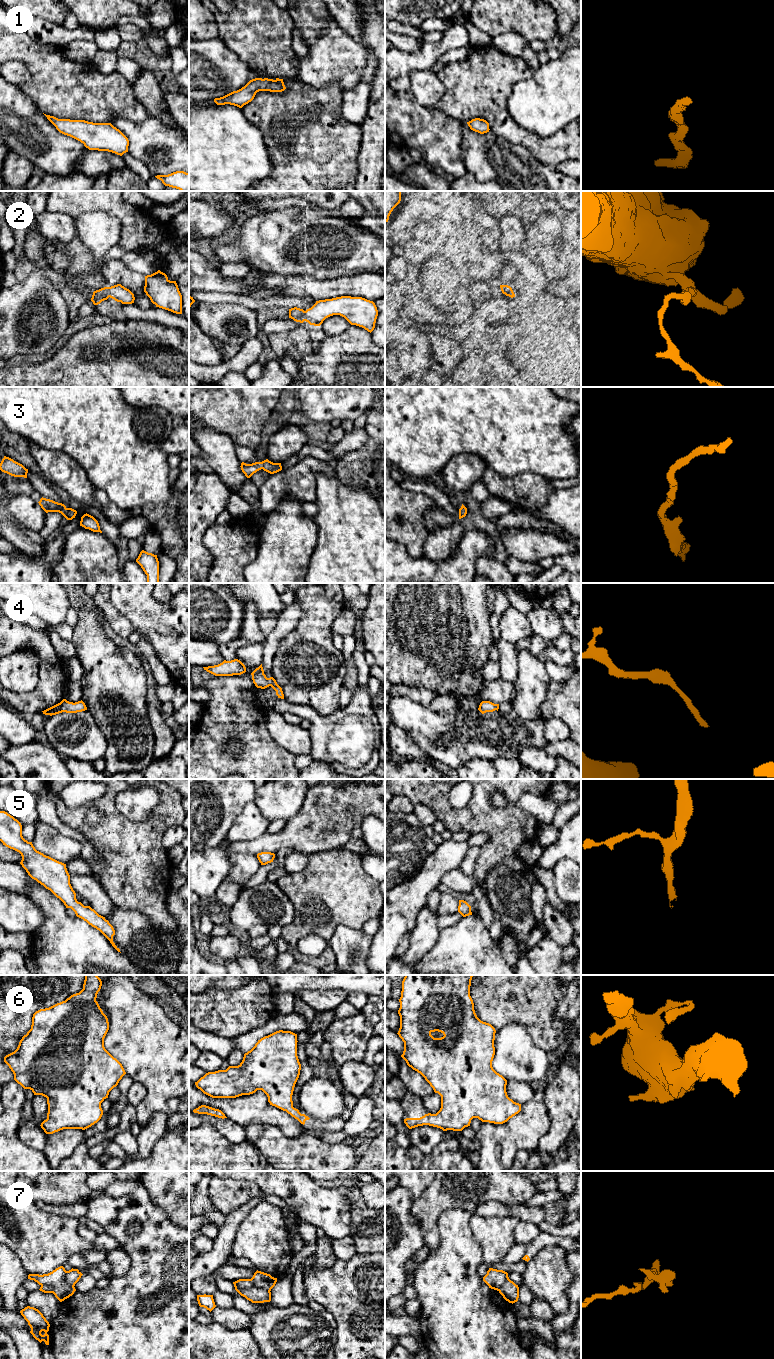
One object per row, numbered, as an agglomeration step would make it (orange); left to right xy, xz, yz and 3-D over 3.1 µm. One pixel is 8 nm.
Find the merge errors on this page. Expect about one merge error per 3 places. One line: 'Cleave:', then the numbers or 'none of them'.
Cleave: 7

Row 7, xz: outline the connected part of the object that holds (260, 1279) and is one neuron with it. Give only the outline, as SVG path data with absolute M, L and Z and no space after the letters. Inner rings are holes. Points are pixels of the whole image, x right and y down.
M257 1270L251 1279L239 1279L233 1283L240 1289L256 1286L271 1291L276 1282L277 1278Z

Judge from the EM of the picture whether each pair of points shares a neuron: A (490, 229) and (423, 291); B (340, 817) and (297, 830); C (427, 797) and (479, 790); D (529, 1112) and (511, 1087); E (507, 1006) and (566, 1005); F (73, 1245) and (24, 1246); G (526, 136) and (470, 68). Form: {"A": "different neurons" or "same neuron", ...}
{"A": "different neurons", "B": "same neuron", "C": "same neuron", "D": "different neurons", "E": "different neurons", "F": "same neuron", "G": "same neuron"}

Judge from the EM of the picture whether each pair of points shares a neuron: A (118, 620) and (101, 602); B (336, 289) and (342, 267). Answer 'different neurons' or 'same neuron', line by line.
A: same neuron
B: different neurons

